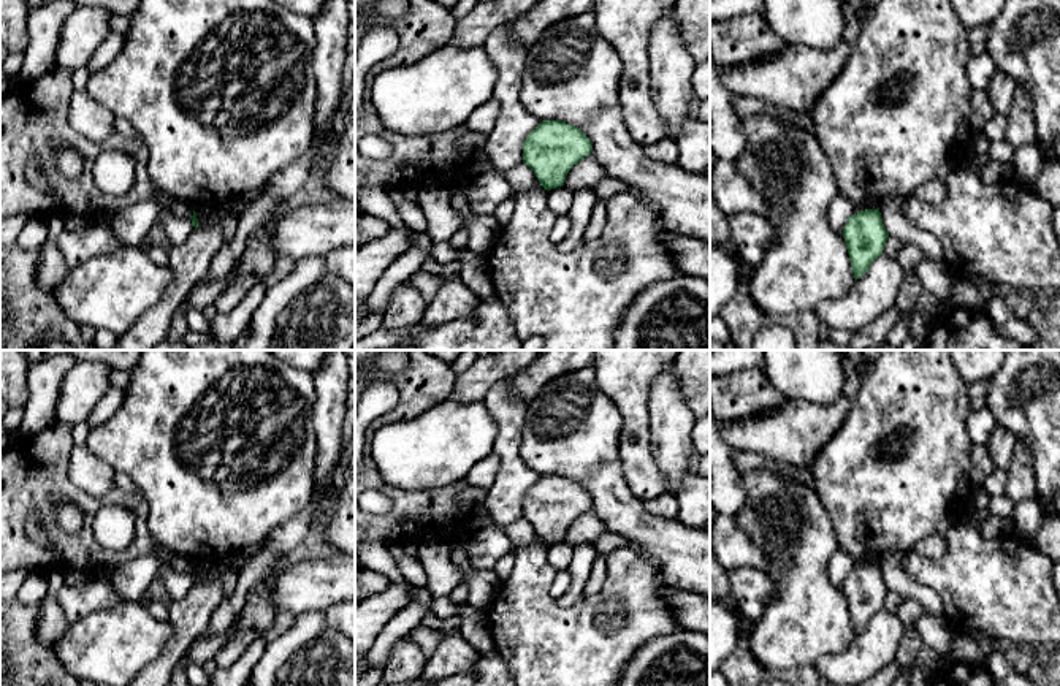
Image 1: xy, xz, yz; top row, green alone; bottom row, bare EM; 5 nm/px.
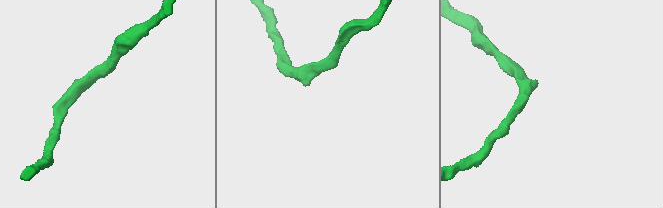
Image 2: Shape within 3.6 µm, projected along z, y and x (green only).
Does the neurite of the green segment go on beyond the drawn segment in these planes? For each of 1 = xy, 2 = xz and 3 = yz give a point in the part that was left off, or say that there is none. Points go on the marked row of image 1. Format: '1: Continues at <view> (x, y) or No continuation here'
1: No continuation here
2: No continuation here
3: No continuation here

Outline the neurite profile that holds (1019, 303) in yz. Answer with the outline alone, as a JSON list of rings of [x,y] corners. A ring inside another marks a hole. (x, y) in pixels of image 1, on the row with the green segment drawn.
[[[1016,290],[1006,292],[1005,296],[1008,299],[1008,309],[1011,315],[1019,320],[1027,320],[1033,307],[1033,298],[1027,292]]]

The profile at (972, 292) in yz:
[[[954,274],[952,301],[959,307],[978,309],[984,306],[992,296],[1003,293],[1001,288],[984,277]]]

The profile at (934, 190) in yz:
[[[938,179],[928,181],[922,184],[913,195],[921,201],[941,203],[946,196],[946,184]]]

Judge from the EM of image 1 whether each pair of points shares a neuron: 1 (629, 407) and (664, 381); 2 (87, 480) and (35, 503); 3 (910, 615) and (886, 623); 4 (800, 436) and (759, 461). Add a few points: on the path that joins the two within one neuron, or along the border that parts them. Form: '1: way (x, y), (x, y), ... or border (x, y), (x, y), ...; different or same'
1: border (666, 366), (652, 385), (650, 430); different
2: border (72, 449), (68, 479), (94, 496), (106, 495); different
3: border (896, 612), (903, 628), (897, 655); different
4: border (735, 449), (748, 449), (778, 461), (802, 466); different

